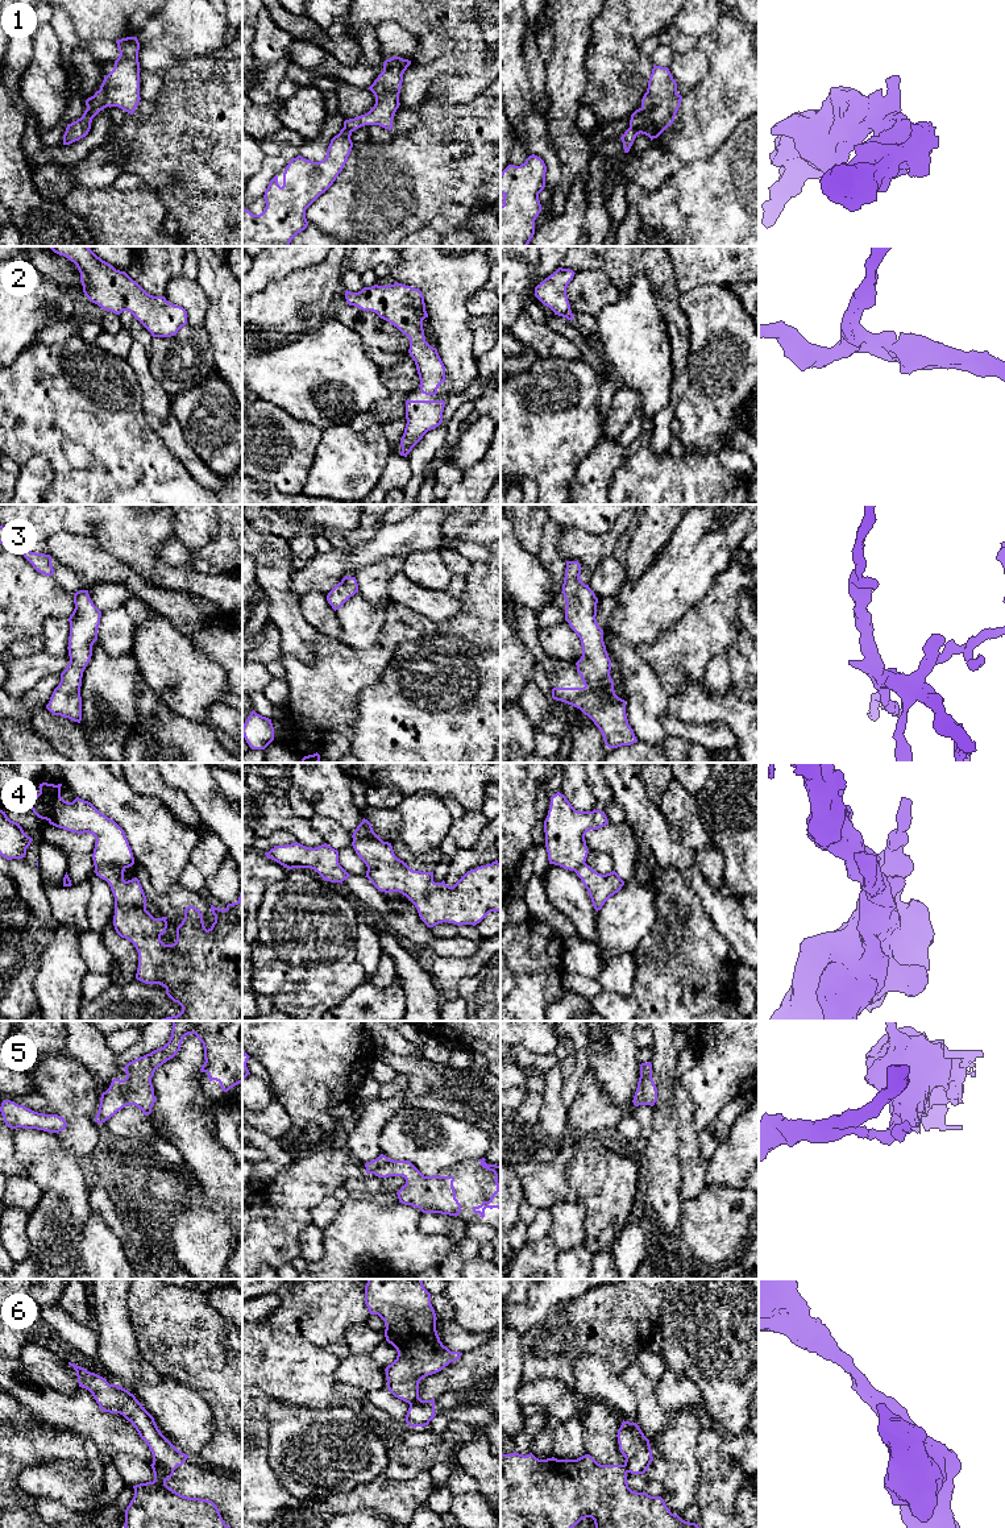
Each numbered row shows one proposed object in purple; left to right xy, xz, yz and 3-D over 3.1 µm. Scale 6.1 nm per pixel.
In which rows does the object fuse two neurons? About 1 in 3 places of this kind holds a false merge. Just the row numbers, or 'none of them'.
4, 5, 6

